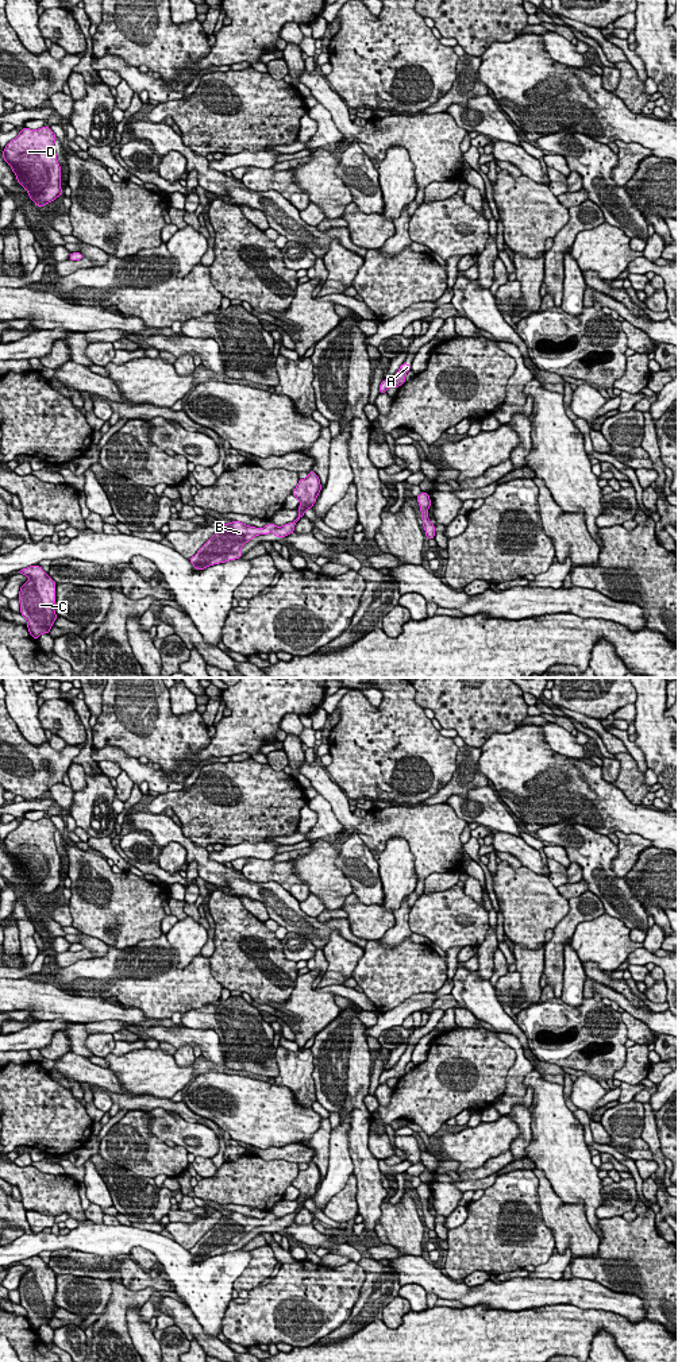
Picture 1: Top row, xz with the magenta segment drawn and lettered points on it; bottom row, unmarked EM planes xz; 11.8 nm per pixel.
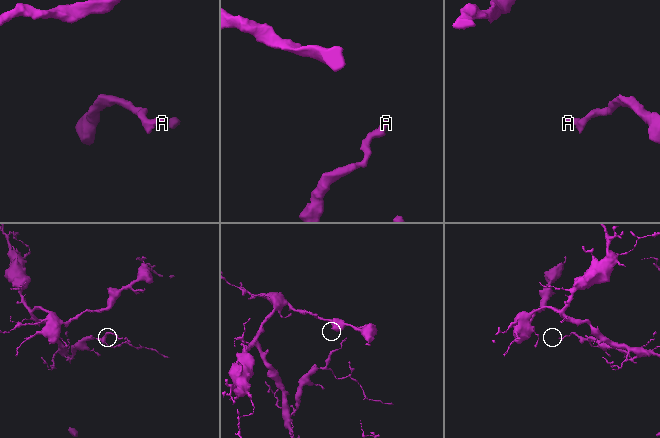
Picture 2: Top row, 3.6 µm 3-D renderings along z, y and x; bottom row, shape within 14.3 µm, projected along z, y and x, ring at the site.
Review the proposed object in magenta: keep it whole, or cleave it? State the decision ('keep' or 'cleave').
keep

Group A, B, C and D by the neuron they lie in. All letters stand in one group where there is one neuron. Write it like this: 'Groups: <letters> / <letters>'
Groups: A B C D

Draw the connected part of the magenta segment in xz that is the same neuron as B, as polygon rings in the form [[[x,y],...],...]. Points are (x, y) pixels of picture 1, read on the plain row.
[[[308,1162],[309,1166],[304,1170],[298,1170],[292,1187],[300,1192],[298,1207],[293,1214],[277,1218],[276,1215],[265,1216],[262,1220],[249,1218],[240,1212],[232,1212],[223,1215],[221,1220],[209,1230],[189,1253],[194,1257],[194,1261],[204,1261],[209,1257],[226,1254],[230,1251],[240,1250],[243,1245],[240,1239],[259,1226],[274,1224],[274,1228],[284,1230],[285,1227],[294,1224],[296,1214],[304,1207],[307,1200],[312,1200],[316,1193],[317,1185],[321,1181],[320,1170],[315,1162]]]

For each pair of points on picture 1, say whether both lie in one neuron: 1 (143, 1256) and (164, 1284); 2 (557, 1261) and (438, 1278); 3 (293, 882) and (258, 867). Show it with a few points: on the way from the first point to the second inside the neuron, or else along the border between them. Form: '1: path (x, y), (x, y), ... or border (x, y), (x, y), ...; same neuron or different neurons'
1: border (130, 1254), (146, 1270); different neurons
2: border (528, 1277), (561, 1278); different neurons
3: path (285, 876), (281, 872), (266, 871); same neuron

